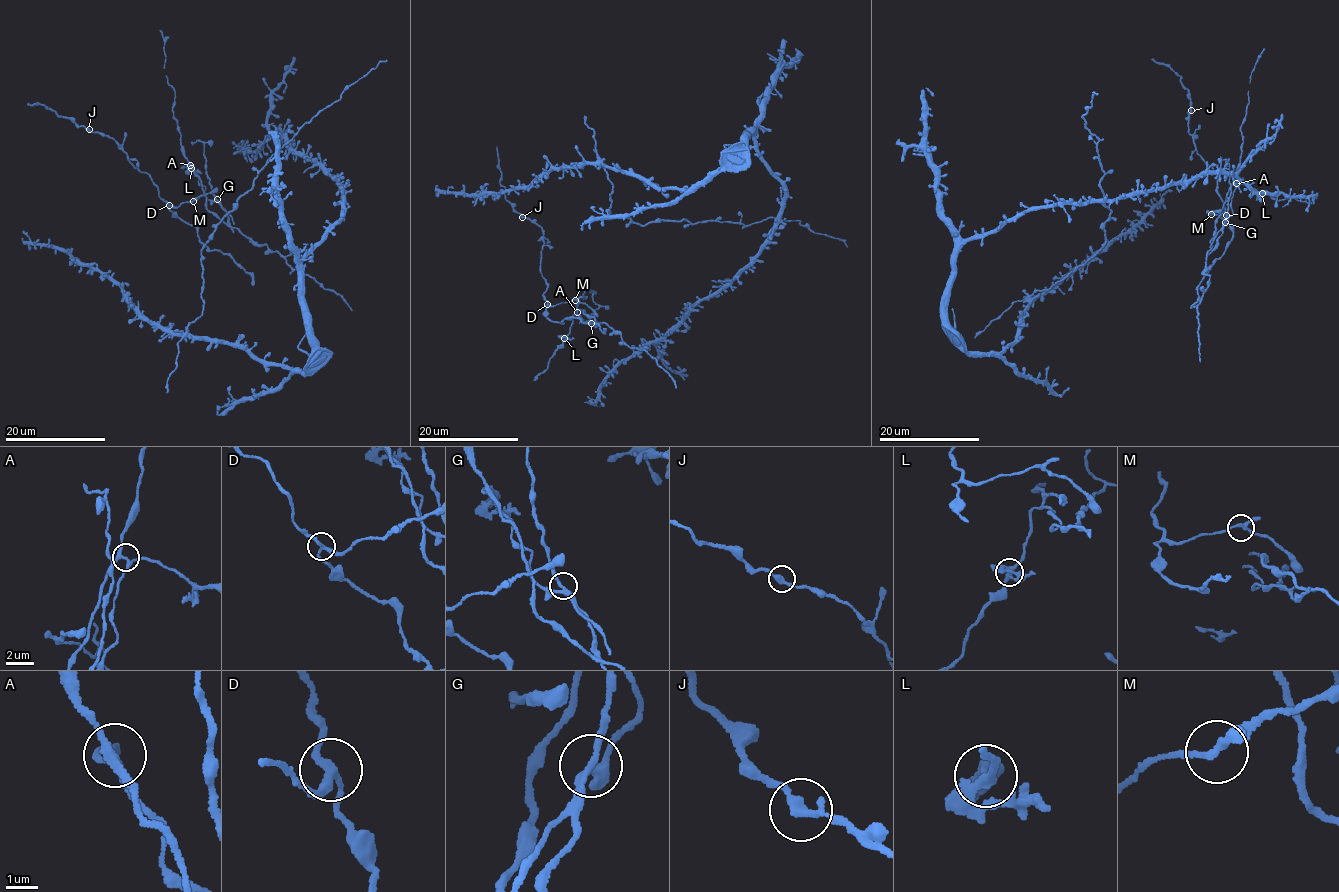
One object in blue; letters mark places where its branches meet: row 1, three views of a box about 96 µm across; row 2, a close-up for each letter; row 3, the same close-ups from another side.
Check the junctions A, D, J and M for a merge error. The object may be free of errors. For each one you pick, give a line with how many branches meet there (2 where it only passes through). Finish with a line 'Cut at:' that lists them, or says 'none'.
A: 4 branches meet
Cut at: A

